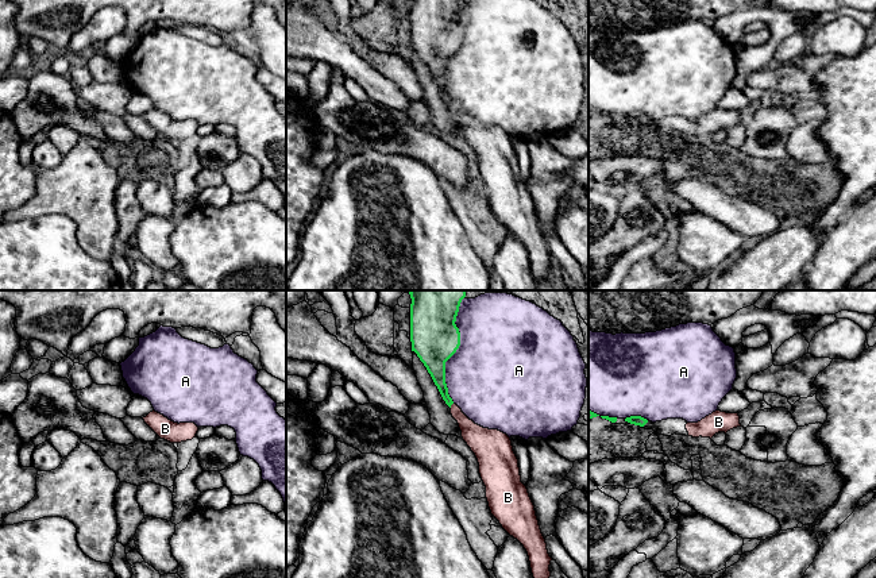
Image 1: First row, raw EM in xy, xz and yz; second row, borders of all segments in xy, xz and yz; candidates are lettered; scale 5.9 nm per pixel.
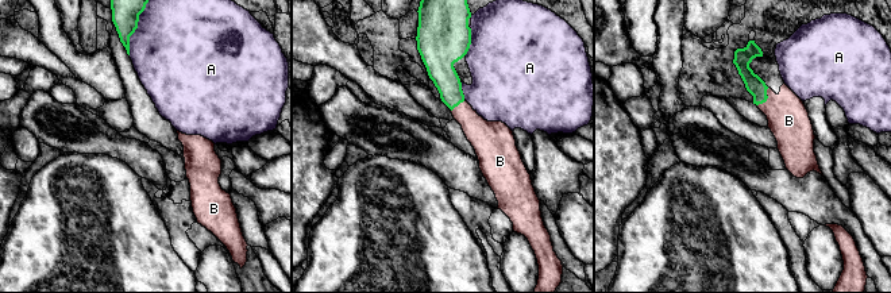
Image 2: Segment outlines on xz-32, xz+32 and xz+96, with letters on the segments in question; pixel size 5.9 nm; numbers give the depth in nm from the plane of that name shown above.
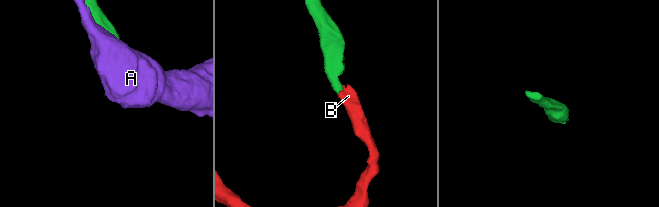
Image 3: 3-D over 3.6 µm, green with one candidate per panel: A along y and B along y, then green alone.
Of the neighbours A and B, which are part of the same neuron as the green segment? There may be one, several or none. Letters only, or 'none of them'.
B

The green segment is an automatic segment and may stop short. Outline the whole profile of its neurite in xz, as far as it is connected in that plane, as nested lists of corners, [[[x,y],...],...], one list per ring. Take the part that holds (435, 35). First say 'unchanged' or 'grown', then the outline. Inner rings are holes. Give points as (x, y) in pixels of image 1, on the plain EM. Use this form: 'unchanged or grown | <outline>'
grown | [[[412,0],[412,49],[427,65],[443,97],[451,105],[452,115],[458,119],[463,138],[478,157],[491,212],[526,247],[539,289],[551,274],[552,255],[548,251],[535,203],[526,184],[521,180],[512,138],[498,127],[475,122],[448,92],[445,59],[460,43],[460,30],[455,22],[459,4],[460,0]]]

